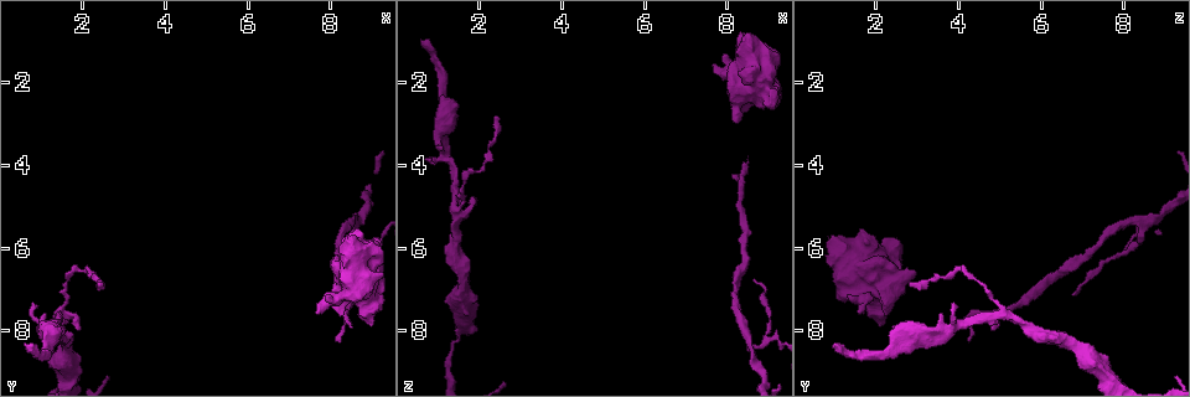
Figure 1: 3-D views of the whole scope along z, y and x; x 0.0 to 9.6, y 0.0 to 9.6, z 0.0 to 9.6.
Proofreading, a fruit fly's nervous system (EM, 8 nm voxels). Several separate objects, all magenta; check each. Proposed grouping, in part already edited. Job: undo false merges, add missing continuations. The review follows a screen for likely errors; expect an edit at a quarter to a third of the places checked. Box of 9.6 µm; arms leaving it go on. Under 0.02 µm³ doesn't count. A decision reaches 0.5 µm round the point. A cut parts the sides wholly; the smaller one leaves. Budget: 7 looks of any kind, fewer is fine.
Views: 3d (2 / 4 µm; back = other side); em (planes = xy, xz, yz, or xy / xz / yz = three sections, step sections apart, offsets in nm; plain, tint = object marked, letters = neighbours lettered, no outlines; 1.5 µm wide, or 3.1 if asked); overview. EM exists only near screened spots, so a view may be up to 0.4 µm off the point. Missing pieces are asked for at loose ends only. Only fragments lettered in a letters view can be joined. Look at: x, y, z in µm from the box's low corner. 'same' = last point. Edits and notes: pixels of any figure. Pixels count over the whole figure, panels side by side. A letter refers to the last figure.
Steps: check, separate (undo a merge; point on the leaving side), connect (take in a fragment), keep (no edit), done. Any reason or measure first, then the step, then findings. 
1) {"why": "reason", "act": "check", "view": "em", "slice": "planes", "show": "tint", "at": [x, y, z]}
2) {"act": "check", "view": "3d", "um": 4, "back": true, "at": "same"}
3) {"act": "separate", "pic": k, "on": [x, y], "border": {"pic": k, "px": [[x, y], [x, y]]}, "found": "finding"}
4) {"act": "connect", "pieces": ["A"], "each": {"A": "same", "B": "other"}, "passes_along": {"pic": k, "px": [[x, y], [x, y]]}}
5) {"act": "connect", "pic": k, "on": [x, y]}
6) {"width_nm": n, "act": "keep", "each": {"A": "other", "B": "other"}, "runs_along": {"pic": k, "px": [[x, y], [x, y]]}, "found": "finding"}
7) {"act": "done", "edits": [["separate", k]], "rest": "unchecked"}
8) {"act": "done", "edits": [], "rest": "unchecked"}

{"why": "three-way junction", "act": "check", "view": "em", "slice": "xy", "step": 8, "show": "tint", "at": [1.45, 7.70, 5.25]}

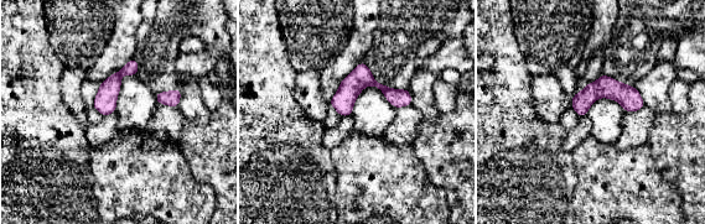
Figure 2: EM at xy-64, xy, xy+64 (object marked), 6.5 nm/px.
{"why": "cut it another way", "act": "check", "view": "em", "slice": "yz", "step": 8, "show": "tint", "at": "same"}

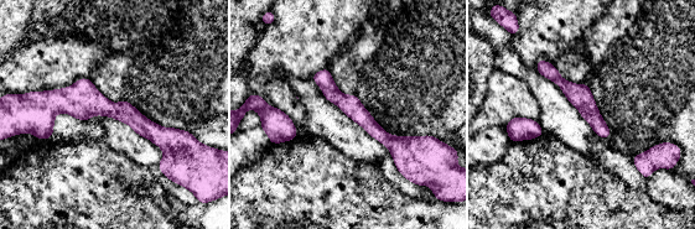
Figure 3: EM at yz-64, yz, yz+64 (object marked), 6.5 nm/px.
{"why": "what lies round it", "act": "check", "view": "em", "slice": "yz", "step": 8, "show": "letters", "at": "same"}

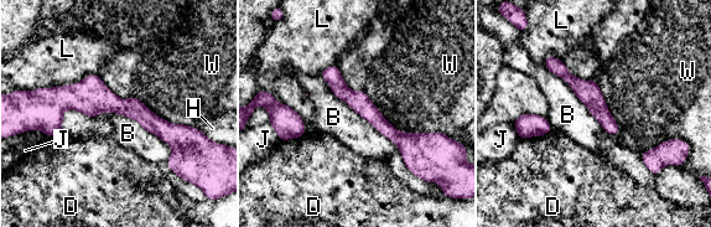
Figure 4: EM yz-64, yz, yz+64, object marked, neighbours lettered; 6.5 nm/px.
{"act": "keep", "each": {"B": "other", "D": "other", "H": "other", "J": "other", "L": "other", "W": "other"}, "border": {"pic": 4, "px": [[94, 117], [133, 118], [172, 153]]}, "found": "all the same cell"}

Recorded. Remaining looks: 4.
{"why": "sharp bend", "act": "check", "view": "3d", "um": 4, "at": [8.55, 5.40, 8.35]}

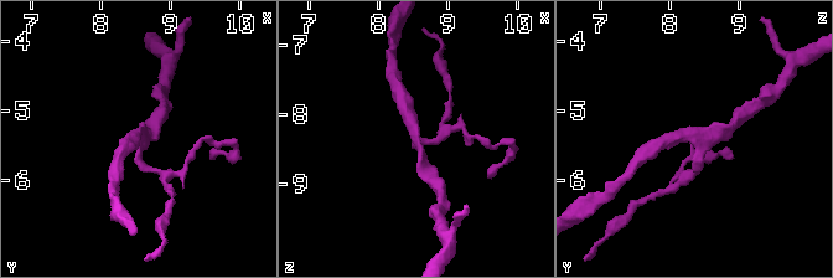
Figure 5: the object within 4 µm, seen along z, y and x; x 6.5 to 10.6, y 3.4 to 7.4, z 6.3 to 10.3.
{"arms": 3, "act": "check", "view": "em", "slice": "planes", "show": "letters", "at": [8.55, 5.35, 8.35]}

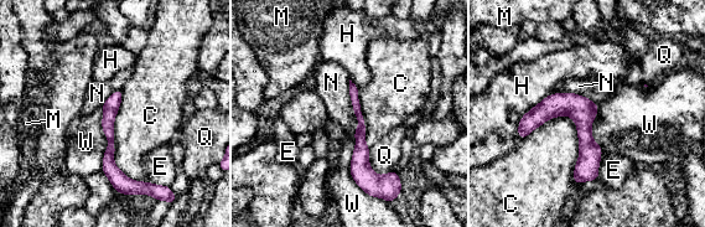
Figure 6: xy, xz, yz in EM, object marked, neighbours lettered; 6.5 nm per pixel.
{"act": "keep", "each": {"C": "other", "E": "other", "H": "other", "M": "other", "N": "other", "Q": "other", "W": "other"}, "found": "one cell here"}

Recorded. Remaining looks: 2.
{"why": "branch stops here", "act": "check", "view": "3d", "um": 4, "at": [8.40, 5.80, 0.85]}

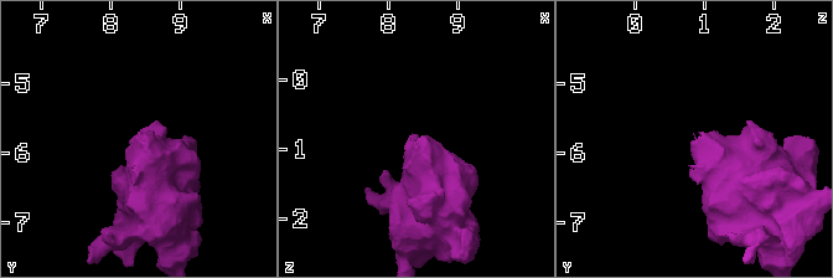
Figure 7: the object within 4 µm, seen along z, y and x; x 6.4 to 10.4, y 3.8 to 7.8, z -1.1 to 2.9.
{"act": "check", "view": "em", "slice": "planes", "show": "letters", "at": [8.35, 5.70, 0.85]}

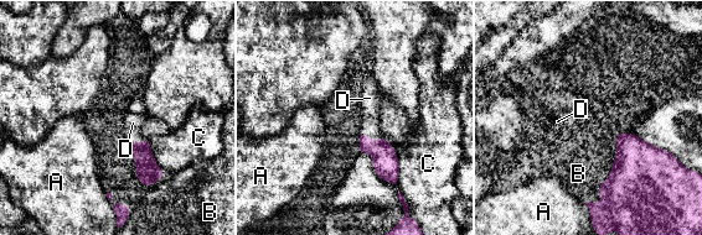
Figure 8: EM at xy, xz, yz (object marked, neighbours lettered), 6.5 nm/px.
{"act": "connect", "pic": 8, "on": [370, 99], "each": {"A": "other", "B": "other", "C": "other", "D": "same"}, "found": "the cell continues"}

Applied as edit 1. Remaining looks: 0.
{"act": "done", "edits": [["connect", 8]], "rest": "unchecked"}

